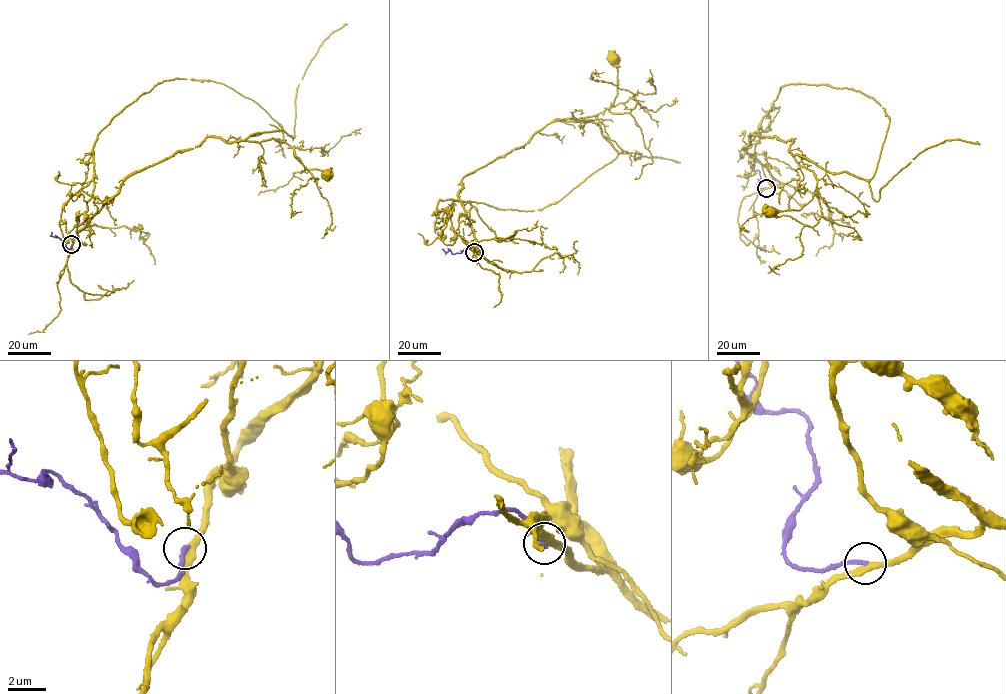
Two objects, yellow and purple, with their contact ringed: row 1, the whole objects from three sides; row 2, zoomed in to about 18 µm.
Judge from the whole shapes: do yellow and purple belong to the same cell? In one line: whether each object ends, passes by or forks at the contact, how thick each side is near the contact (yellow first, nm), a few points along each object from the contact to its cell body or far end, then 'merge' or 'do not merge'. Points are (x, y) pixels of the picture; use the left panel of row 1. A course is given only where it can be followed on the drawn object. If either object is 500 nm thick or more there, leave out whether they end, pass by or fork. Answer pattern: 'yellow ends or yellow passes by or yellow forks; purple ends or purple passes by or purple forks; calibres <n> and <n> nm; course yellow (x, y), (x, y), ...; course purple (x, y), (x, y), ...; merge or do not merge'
yellow passes by; purple ends; calibres 340 and 280 nm; course yellow (71, 245), (124, 179), (208, 137), (228, 142), (277, 138), (308, 169), (327, 175); course purple (71, 245), (68, 249), (57, 236), (53, 237), (51, 232); do not merge

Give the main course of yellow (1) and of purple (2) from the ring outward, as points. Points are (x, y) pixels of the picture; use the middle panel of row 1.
1: (474, 251), (480, 254), (458, 197), (462, 179), (548, 124), (612, 105), (614, 58)
2: (474, 251), (470, 248), (452, 254), (442, 249)

